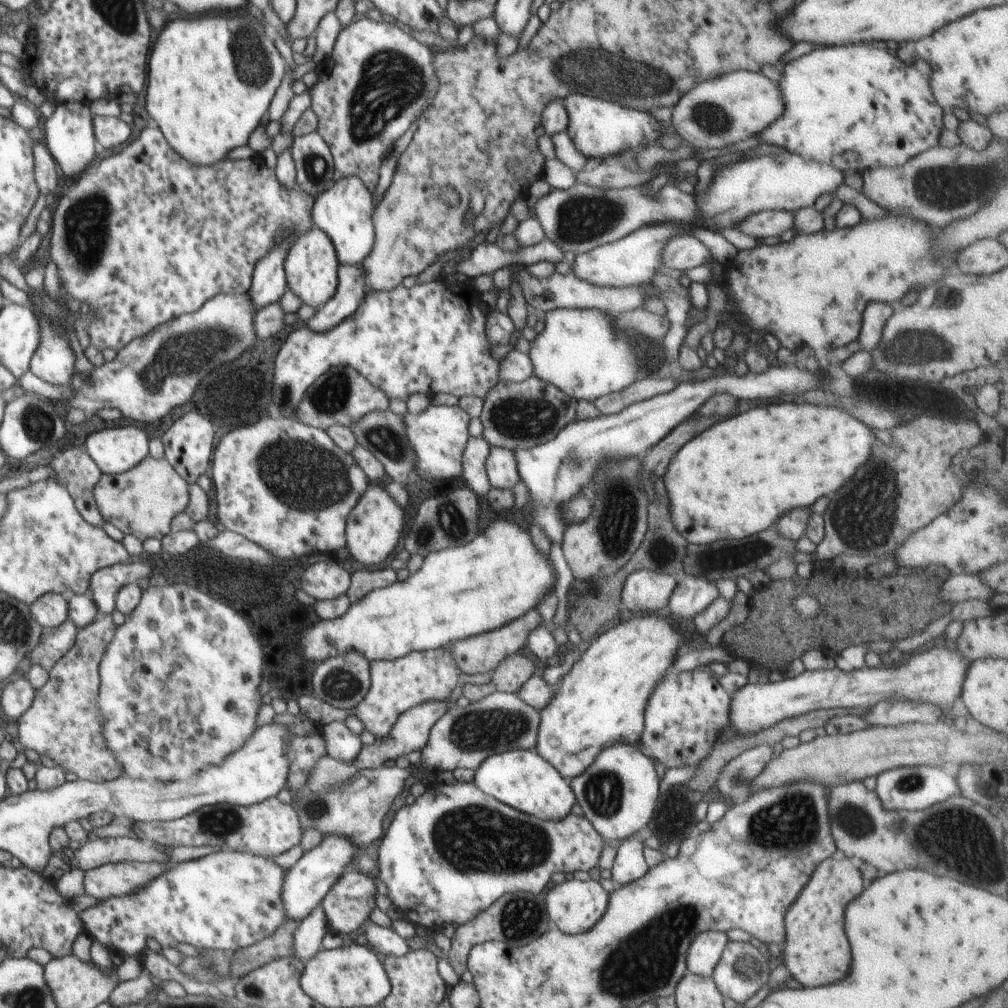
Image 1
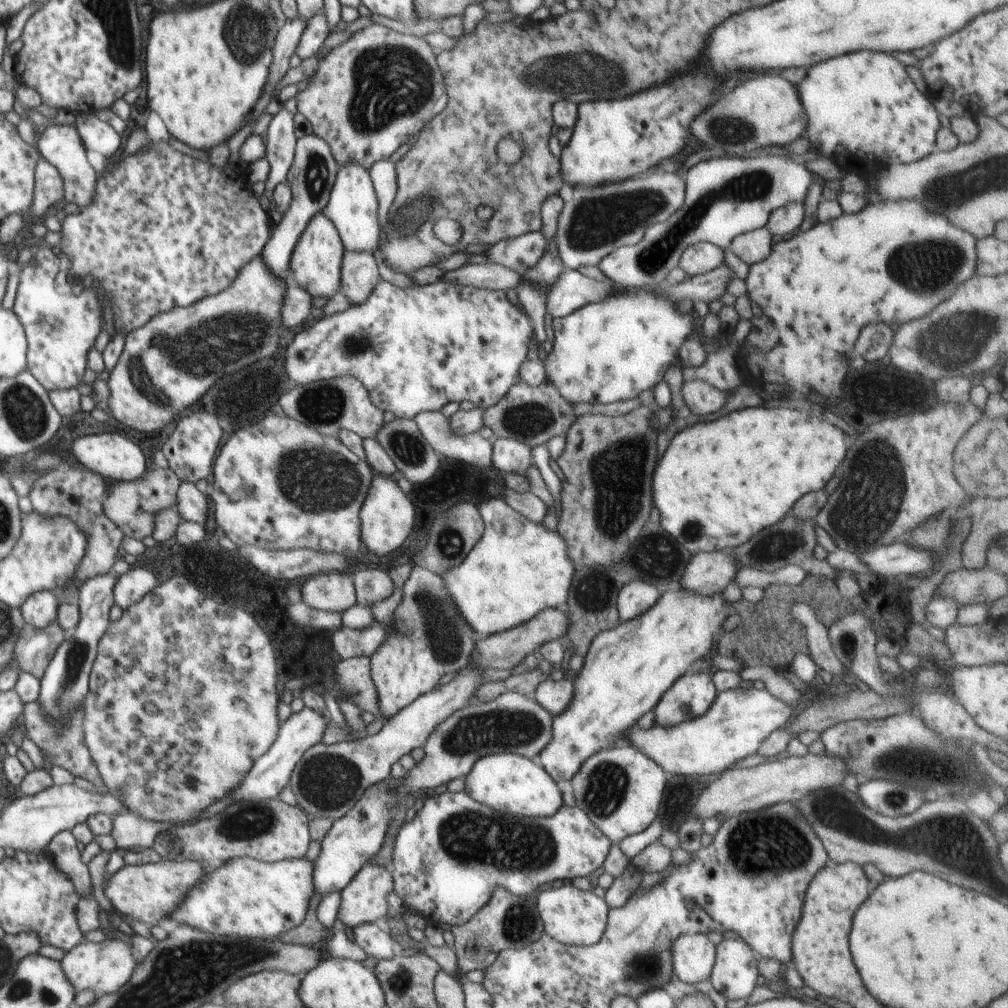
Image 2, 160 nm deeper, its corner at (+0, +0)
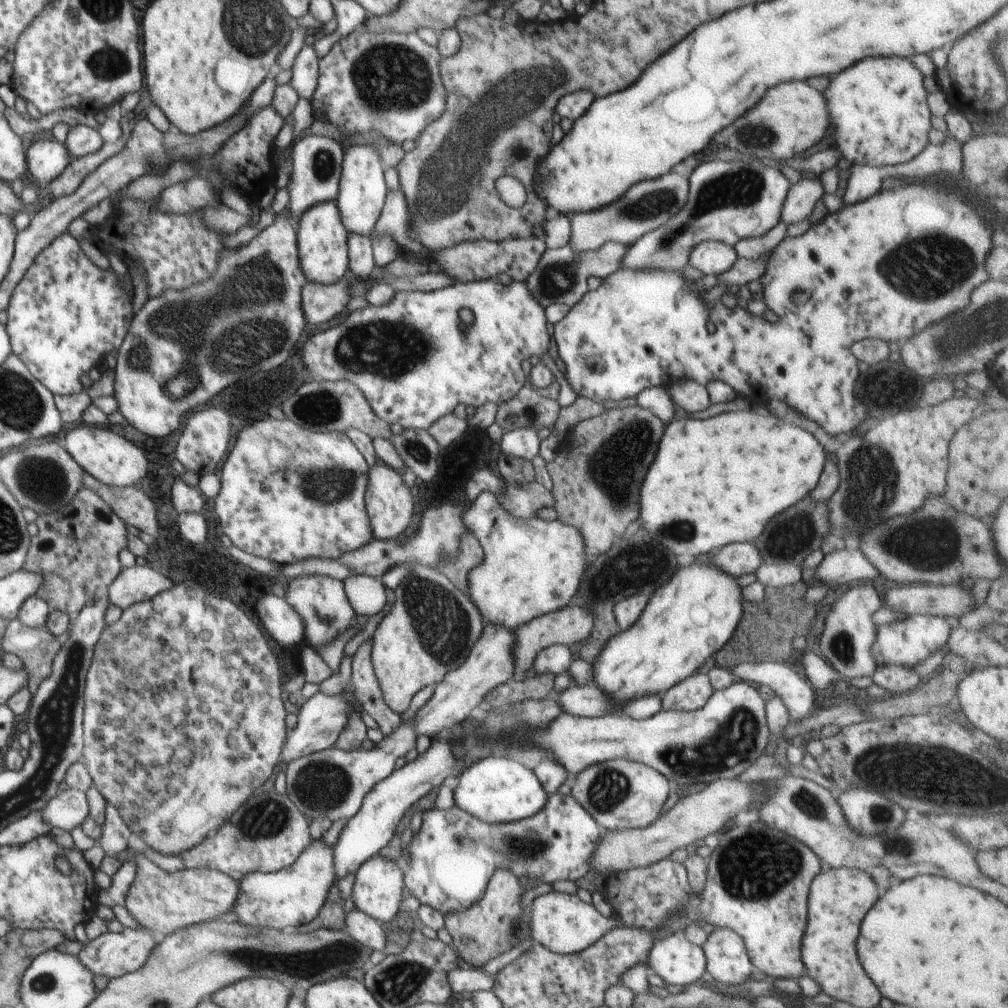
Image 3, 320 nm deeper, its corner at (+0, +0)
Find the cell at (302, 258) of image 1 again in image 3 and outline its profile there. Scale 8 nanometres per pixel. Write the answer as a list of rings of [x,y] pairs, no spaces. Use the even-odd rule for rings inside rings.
[[[336,200],[308,208],[300,216],[295,227],[300,266],[307,280],[327,285],[344,278],[349,269],[348,232],[343,225]]]

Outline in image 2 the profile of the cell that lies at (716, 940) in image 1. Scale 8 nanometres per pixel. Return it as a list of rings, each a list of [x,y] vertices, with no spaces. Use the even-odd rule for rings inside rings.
[[[704,933],[680,935],[671,944],[673,974],[686,984],[709,980],[715,963],[715,948]]]

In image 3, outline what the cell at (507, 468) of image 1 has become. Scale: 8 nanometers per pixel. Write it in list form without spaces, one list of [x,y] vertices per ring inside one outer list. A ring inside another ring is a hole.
[[[517,428],[506,431],[499,444],[501,452],[531,461],[539,454],[542,435],[535,428]]]

